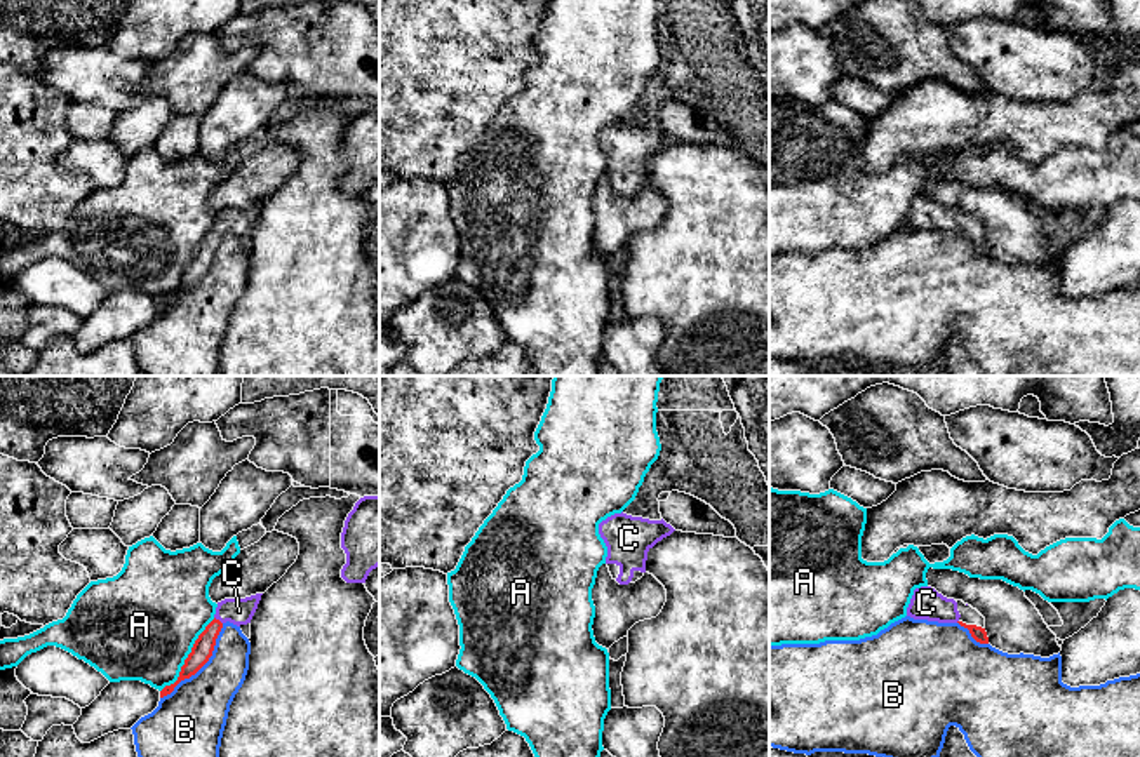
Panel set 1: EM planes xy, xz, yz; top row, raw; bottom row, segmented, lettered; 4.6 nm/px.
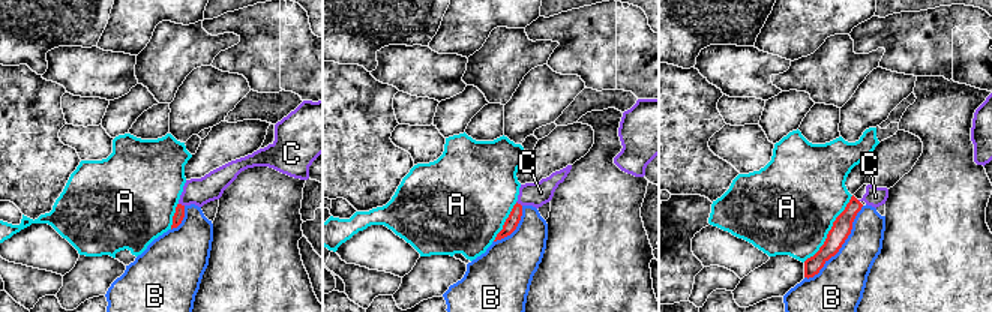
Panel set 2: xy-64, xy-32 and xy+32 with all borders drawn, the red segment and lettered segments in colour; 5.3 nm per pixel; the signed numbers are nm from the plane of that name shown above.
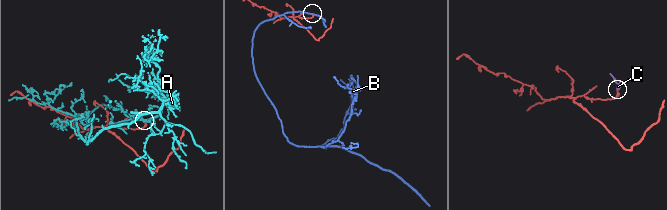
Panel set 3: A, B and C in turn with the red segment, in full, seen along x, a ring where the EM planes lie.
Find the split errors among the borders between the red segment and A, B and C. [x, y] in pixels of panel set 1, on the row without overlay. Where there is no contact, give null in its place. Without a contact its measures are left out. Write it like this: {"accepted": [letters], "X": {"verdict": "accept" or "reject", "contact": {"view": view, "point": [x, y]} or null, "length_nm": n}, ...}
{"accepted": ["C"], "A": {"verdict": "reject", "contact": {"view": "xy", "point": [188, 267]}, "length_nm": 420}, "B": {"verdict": "reject", "contact": {"view": "xy", "point": [202, 275]}, "length_nm": 460}, "C": {"verdict": "accept", "contact": {"view": "xy", "point": [218, 230]}, "length_nm": 50}}

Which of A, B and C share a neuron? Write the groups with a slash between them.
A / B / C

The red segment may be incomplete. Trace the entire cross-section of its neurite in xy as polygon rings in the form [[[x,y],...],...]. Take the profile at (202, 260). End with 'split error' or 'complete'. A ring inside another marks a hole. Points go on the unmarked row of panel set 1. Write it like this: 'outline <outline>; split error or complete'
outline [[[256,204],[245,209],[225,209],[218,212],[214,230],[195,251],[191,263],[188,265],[184,275],[181,277],[178,291],[171,296],[165,296],[160,301],[160,308],[171,305],[181,291],[195,285],[209,271],[216,256],[216,249],[226,231],[237,237],[251,233],[261,211],[261,205],[263,204]]]; split error

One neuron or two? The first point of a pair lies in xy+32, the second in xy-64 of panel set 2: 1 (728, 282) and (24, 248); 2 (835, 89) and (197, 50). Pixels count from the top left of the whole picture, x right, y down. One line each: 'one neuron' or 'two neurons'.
1: two neurons
2: one neuron

